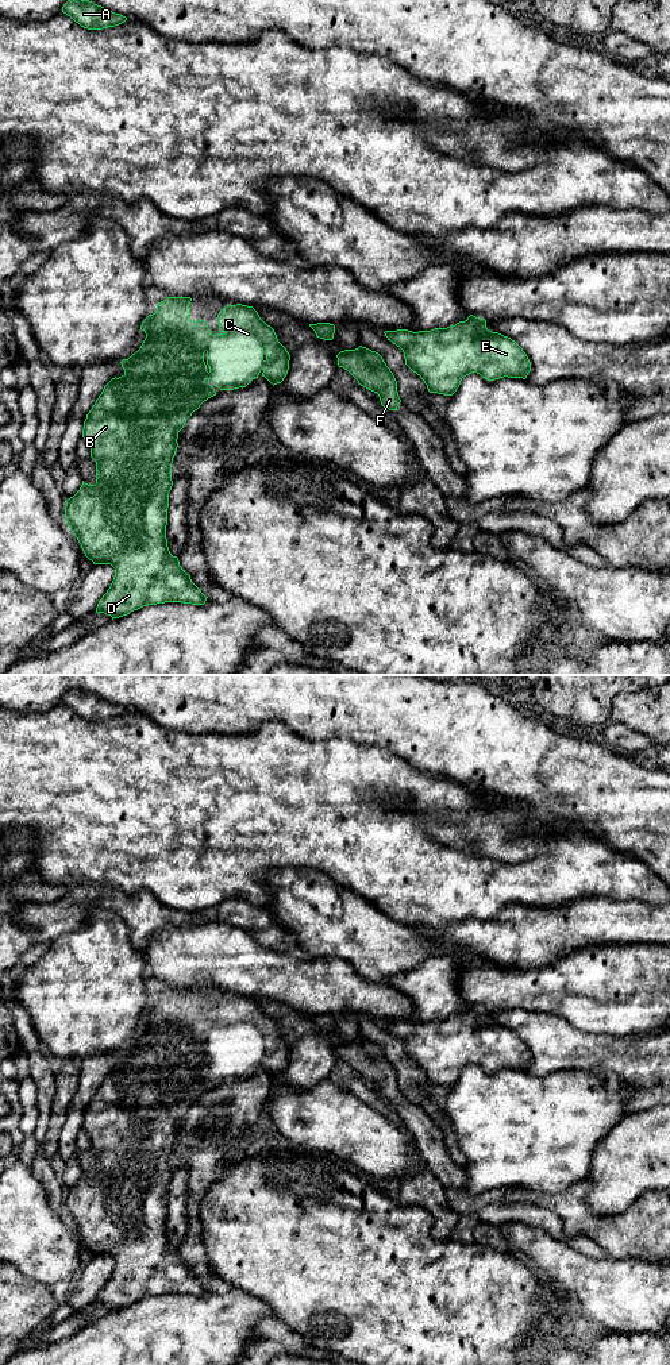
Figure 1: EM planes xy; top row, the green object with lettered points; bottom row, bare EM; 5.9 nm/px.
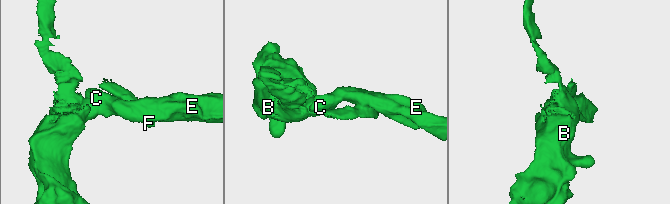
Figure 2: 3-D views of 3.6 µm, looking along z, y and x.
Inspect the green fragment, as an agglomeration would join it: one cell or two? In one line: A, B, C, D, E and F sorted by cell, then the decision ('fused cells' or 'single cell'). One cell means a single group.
groups A B C D E / F; fused cells

